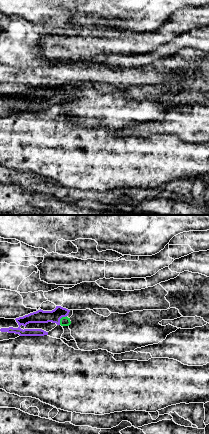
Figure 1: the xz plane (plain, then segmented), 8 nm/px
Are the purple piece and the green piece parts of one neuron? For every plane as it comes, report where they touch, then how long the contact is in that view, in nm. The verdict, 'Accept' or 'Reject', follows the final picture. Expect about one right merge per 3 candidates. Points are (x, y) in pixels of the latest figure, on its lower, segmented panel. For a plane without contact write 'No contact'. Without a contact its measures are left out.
Touches purple at (60, 318). Shared border 100 nm

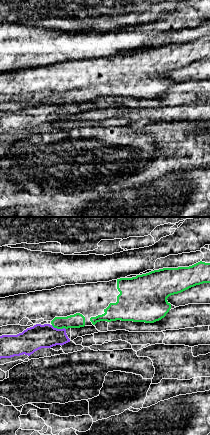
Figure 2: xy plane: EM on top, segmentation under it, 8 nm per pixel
Touches purple at (58, 329). Shared border 120 nm

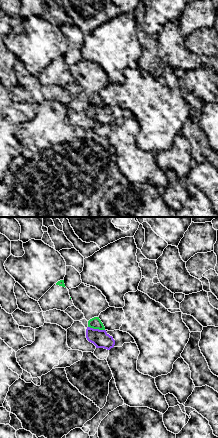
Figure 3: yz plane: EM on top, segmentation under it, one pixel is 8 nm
Touches purple at (96, 329). Shared border 140 nm

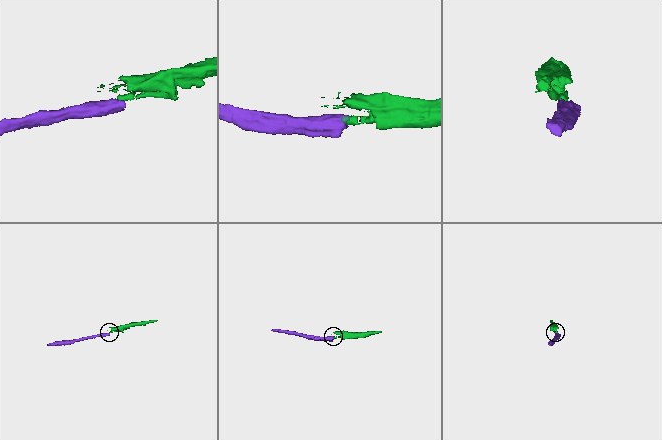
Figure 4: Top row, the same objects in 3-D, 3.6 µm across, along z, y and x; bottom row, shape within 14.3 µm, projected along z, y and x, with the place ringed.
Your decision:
Reject

